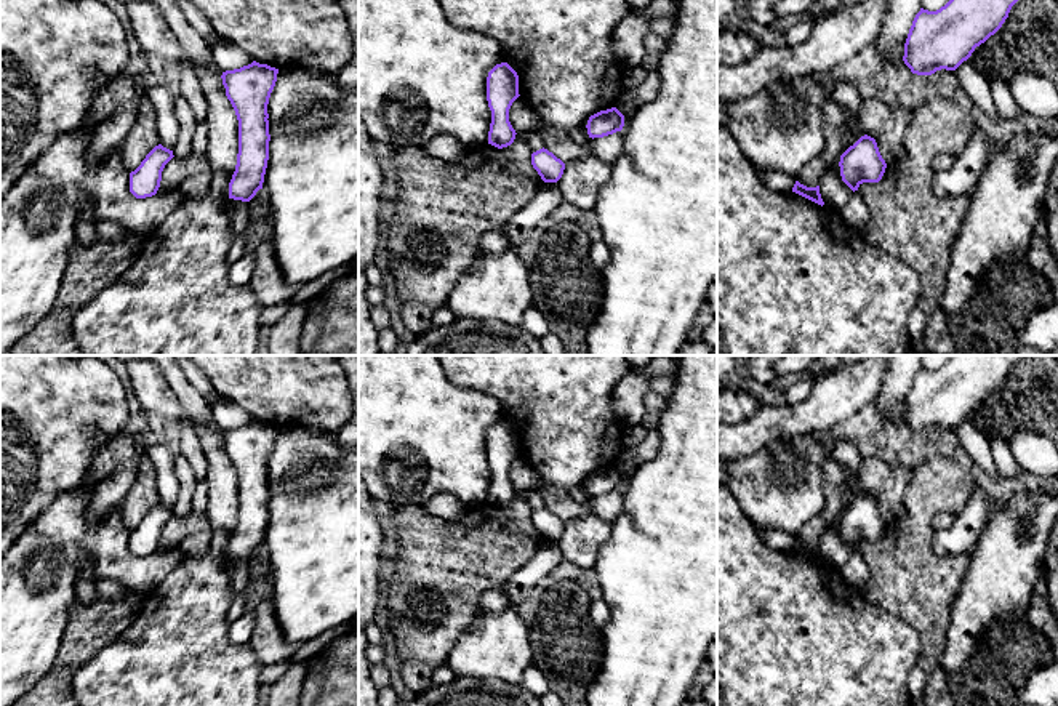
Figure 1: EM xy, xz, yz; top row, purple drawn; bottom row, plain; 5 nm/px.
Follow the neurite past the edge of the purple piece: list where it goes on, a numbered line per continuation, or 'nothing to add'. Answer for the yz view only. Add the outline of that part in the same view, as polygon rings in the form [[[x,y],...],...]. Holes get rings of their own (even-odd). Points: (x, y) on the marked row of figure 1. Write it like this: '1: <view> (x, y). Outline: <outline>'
nothing to add

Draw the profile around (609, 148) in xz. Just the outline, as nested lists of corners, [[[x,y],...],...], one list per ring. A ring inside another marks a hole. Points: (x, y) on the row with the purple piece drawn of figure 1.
[[[623,130],[603,138],[589,139],[592,155],[615,163],[623,155]]]

